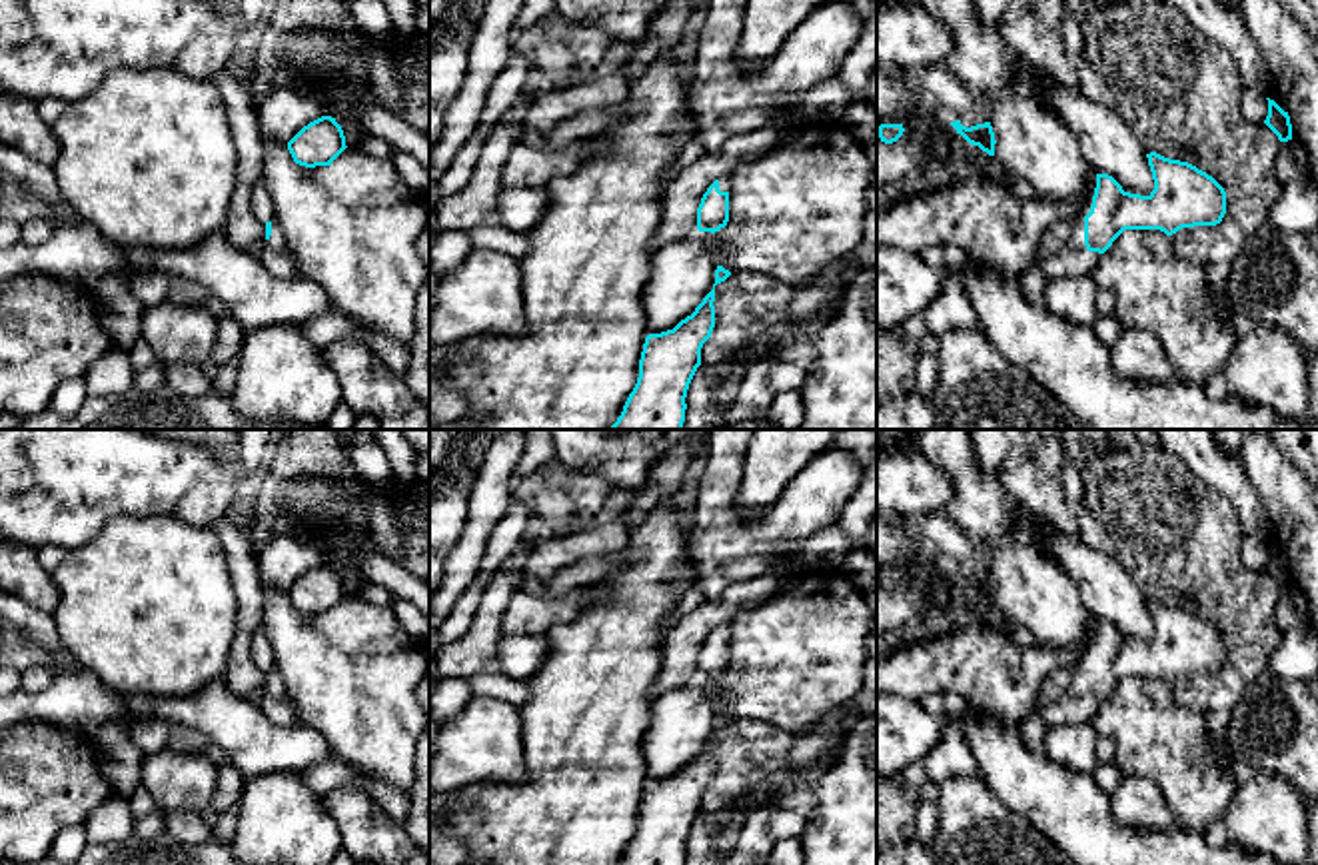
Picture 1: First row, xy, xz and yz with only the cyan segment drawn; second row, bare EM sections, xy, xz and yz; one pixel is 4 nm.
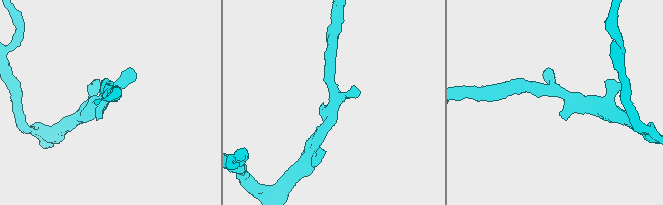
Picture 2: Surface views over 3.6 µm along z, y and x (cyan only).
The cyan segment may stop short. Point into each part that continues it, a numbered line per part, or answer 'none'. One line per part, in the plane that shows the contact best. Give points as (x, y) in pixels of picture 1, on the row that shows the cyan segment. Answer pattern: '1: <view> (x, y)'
1: yz (1073, 258)

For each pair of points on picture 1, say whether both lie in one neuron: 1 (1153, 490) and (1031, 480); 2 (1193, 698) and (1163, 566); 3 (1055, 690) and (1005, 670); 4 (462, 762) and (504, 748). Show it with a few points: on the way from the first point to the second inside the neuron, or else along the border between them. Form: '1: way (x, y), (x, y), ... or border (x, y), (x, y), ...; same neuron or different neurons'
1: way (1123, 490), (1093, 490), (1083, 480), (1061, 480); same neuron
2: way (1231, 672), (1237, 666), (1237, 628), (1201, 592); same neuron
3: border (1071, 670), (1053, 670), (1043, 680), (1041, 698); different neurons
4: way (472, 752), (476, 748), (494, 748); same neuron

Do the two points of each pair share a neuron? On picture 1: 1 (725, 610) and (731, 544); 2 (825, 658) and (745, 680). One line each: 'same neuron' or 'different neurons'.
1: different neurons
2: same neuron

